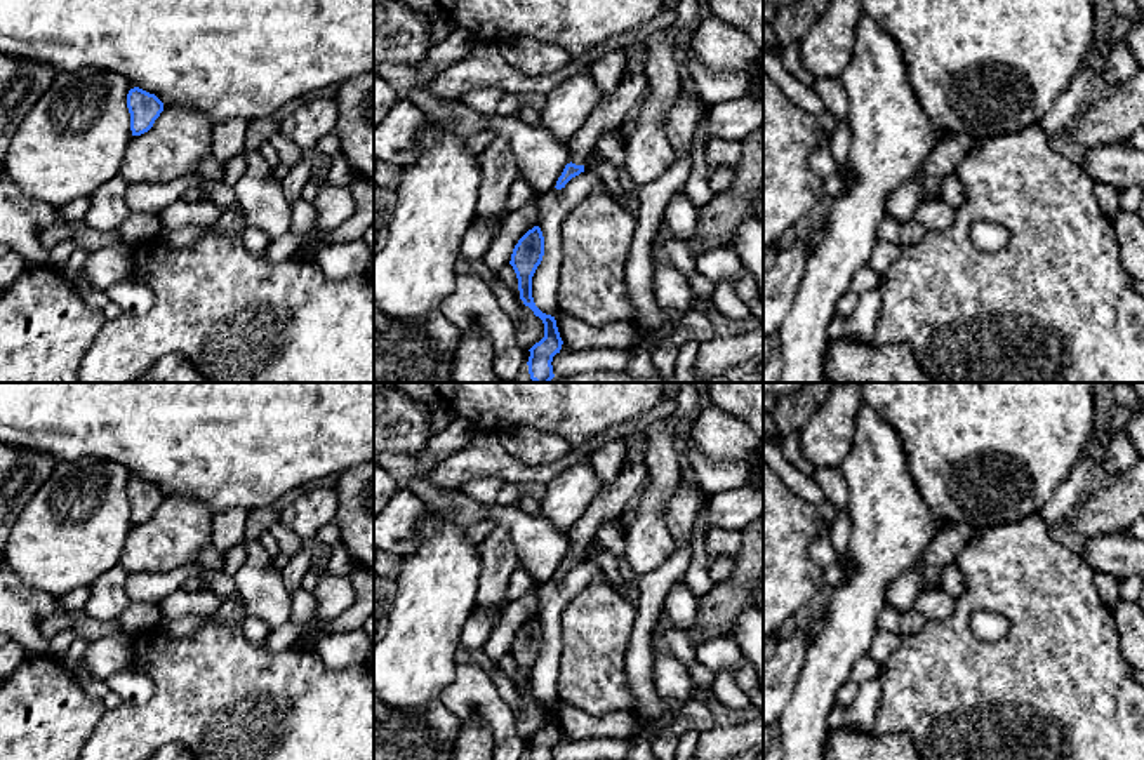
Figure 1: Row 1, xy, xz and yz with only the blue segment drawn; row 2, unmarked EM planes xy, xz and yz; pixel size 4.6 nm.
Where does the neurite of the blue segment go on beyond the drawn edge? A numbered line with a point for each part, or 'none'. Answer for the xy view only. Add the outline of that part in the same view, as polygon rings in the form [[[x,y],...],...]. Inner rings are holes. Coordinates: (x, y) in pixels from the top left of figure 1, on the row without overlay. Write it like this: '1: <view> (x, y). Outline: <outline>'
none

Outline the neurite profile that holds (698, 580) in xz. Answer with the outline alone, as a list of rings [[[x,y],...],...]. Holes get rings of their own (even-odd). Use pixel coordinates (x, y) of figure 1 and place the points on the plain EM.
[[[708,503],[701,510],[694,523],[690,537],[692,558],[687,574],[683,577],[687,588],[695,595],[697,602],[701,602],[702,597],[715,586],[709,576],[711,560],[706,550],[706,536],[708,536]]]

